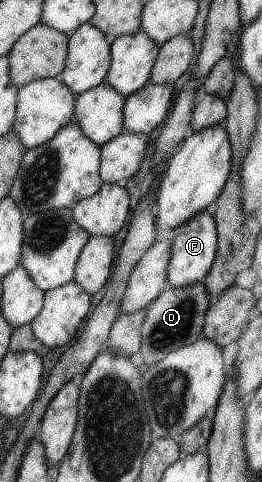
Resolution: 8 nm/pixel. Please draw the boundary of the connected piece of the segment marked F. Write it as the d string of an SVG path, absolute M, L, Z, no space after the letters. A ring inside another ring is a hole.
M206 211L199 213L192 220L174 230L173 259L169 265L169 285L174 288L187 288L200 284L209 275L217 260L219 233L217 220Z

